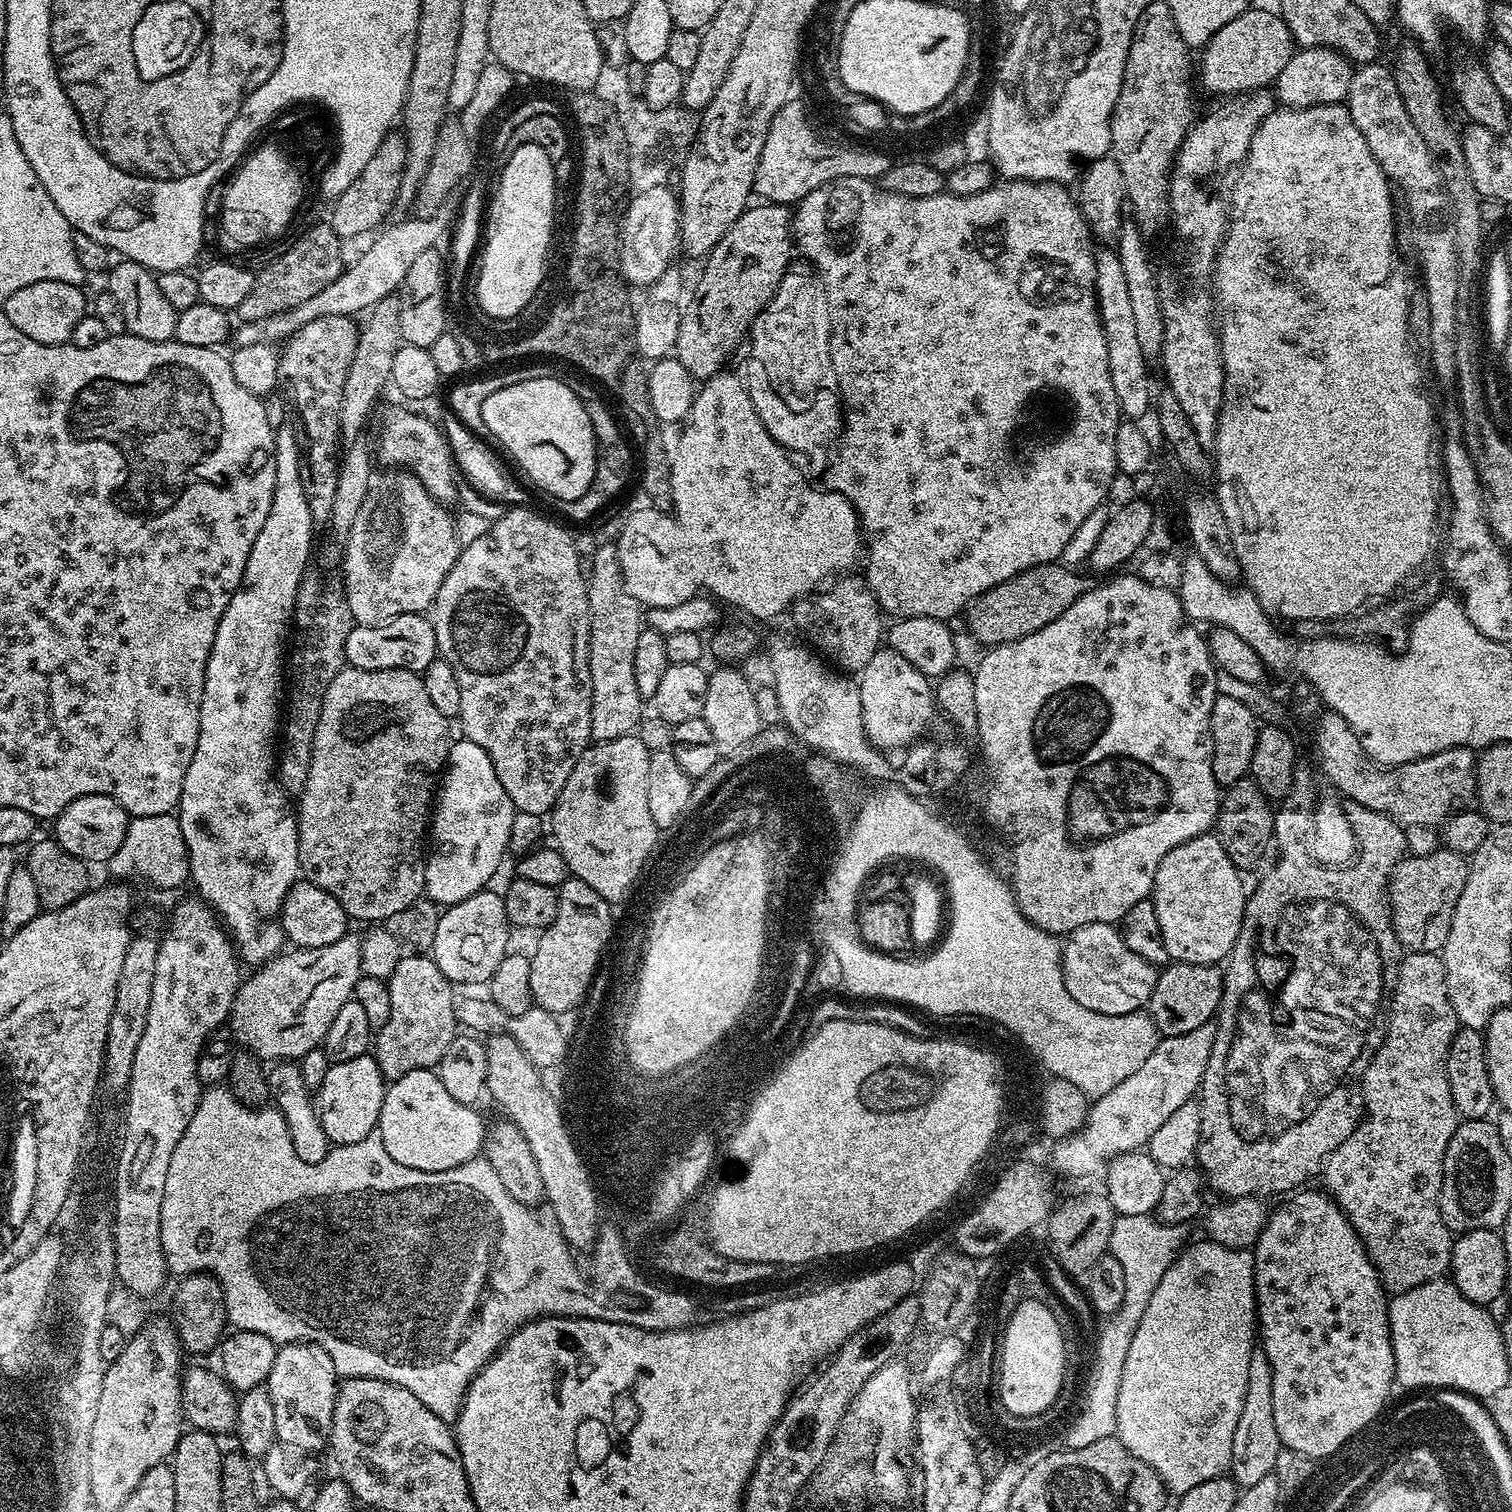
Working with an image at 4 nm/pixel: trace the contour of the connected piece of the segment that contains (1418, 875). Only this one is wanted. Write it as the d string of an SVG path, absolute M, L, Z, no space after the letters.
M1440 846L1436 852L1425 856L1409 855L1399 861L1392 871L1392 879L1388 881L1388 902L1392 910L1392 925L1396 937L1408 952L1435 952L1443 949L1446 937L1450 935L1450 922L1454 919L1454 908L1458 906L1458 898L1462 898L1462 890L1466 886L1469 861L1459 852L1452 852L1446 846Z

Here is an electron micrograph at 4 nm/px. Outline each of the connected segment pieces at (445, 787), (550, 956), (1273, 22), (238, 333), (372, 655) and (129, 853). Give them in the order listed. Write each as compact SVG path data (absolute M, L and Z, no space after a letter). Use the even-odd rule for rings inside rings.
M463 738L453 739L434 796L434 811L430 816L430 847L424 862L424 891L427 899L432 899L439 906L447 906L462 902L475 892L485 891L491 885L488 883L495 878L504 855L509 855L511 826L516 812L506 790L502 790L502 782L498 782L490 754L486 754L482 746L474 746L474 742Z
M568 878L558 888L558 914L550 927L539 933L536 953L530 959L530 990L535 1007L553 1014L579 1009L585 998L585 991L591 986L588 972L596 965L596 951L603 943L606 926L611 918L610 909L598 890L590 890L586 882Z
M1250 6L1234 22L1226 22L1198 56L1198 84L1219 98L1275 85L1278 74L1290 62L1294 41L1279 11ZM1201 55L1201 56L1200 56Z
M409 218L409 220L402 221L401 224L394 224L390 228L385 227L383 230L377 231L371 237L372 245L349 268L347 265L341 271L340 276L334 278L334 282L330 282L322 290L318 290L318 294L314 294L314 298L306 298L306 302L300 302L298 306L275 312L261 320L243 321L234 332L235 347L252 346L254 343L276 346L287 341L288 337L300 330L302 326L306 326L318 318L326 316L356 318L359 317L359 312L367 313L378 302L382 302L382 298L393 295L399 289L401 282L406 278L406 270L410 270L412 263L425 250L437 247L441 243L440 235L444 232L442 221L443 219L440 218L430 220Z
M415 612L402 614L385 624L356 624L346 637L344 659L347 667L358 670L410 670L423 674L438 659L436 635L431 619Z
M172 814L134 816L129 819L122 846L106 861L109 877L120 882L149 880L156 888L180 888L190 880L190 862L186 842L182 838L180 821Z

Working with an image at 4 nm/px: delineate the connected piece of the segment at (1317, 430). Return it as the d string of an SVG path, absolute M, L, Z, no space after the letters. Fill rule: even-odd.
M1343 103L1319 104L1309 108L1286 108L1277 107L1262 122L1262 126L1256 128L1248 156L1238 169L1240 177L1230 192L1230 219L1228 230L1224 233L1224 243L1220 246L1220 255L1216 257L1216 270L1214 273L1214 304L1218 309L1218 335L1220 337L1220 353L1224 359L1224 406L1220 410L1220 421L1216 427L1216 438L1214 441L1214 480L1217 480L1214 495L1222 506L1222 514L1226 514L1226 526L1230 526L1230 542L1234 542L1234 554L1238 554L1240 563L1240 575L1243 583L1258 598L1260 605L1264 607L1269 617L1281 616L1284 620L1295 622L1298 620L1317 620L1320 616L1333 616L1336 613L1348 612L1355 608L1356 604L1364 600L1366 596L1386 592L1396 584L1400 577L1404 576L1408 569L1416 565L1421 557L1428 554L1428 550L1434 544L1434 532L1436 532L1436 508L1445 504L1444 497L1443 463L1439 460L1439 454L1428 446L1429 440L1429 409L1428 403L1421 394L1418 394L1420 380L1417 375L1416 364L1408 355L1407 345L1404 343L1404 307L1402 306L1402 289L1404 284L1393 278L1392 259L1398 253L1398 224L1392 221L1392 200L1394 204L1394 192L1390 187L1384 171L1378 166L1374 154L1370 154L1370 146L1366 146L1366 138L1354 126L1354 118L1350 118L1347 107Z

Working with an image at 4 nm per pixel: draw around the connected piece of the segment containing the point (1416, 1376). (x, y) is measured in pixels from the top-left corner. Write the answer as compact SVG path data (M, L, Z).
M1448 1278L1395 1293L1388 1301L1395 1383L1401 1389L1455 1390L1477 1398L1499 1396L1509 1387L1510 1369L1501 1325L1488 1312L1485 1305L1470 1302Z

